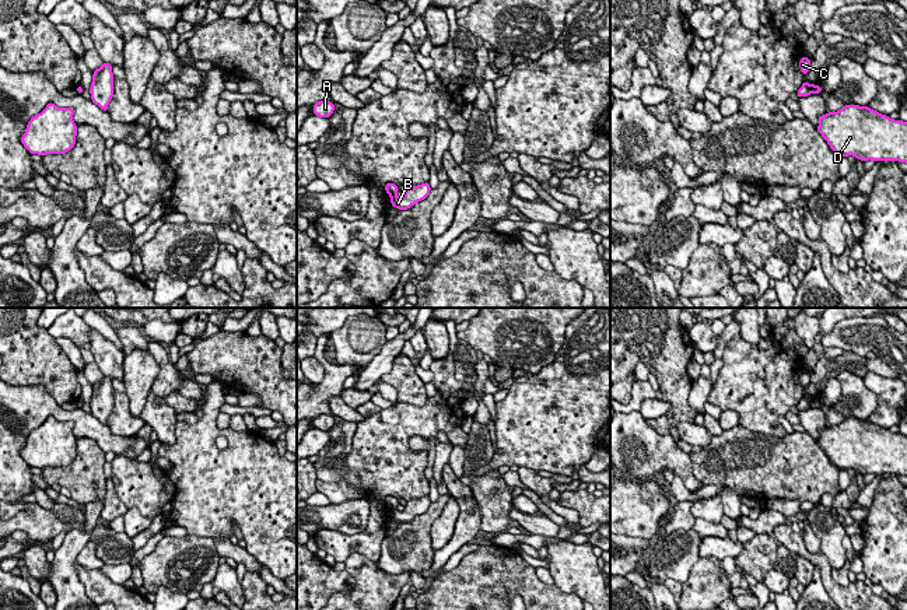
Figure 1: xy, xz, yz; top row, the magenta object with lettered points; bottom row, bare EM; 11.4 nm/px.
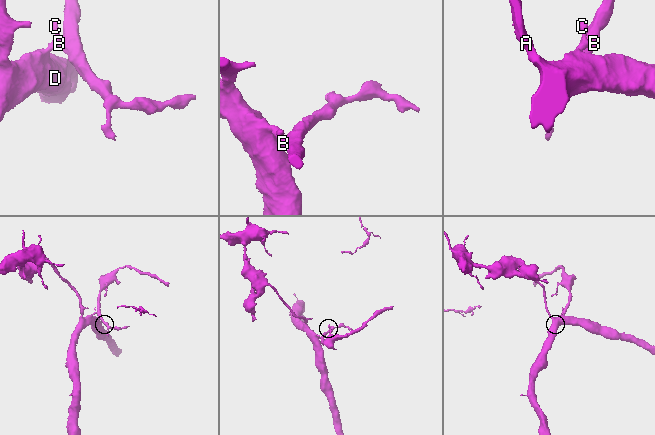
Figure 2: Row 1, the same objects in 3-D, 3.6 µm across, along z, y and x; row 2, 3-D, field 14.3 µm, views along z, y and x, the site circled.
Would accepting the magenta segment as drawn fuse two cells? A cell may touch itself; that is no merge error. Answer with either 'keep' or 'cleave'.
cleave

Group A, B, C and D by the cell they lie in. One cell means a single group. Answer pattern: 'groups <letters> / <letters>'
groups A C D / B

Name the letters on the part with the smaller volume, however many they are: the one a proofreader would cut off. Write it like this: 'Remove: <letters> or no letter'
Remove: B

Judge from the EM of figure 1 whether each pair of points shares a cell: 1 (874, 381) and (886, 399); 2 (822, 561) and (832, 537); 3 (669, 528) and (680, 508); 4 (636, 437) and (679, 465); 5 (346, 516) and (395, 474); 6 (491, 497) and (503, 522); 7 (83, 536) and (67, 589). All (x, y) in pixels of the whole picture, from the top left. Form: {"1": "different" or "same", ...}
{"1": "same", "2": "different", "3": "same", "4": "same", "5": "different", "6": "same", "7": "same"}

